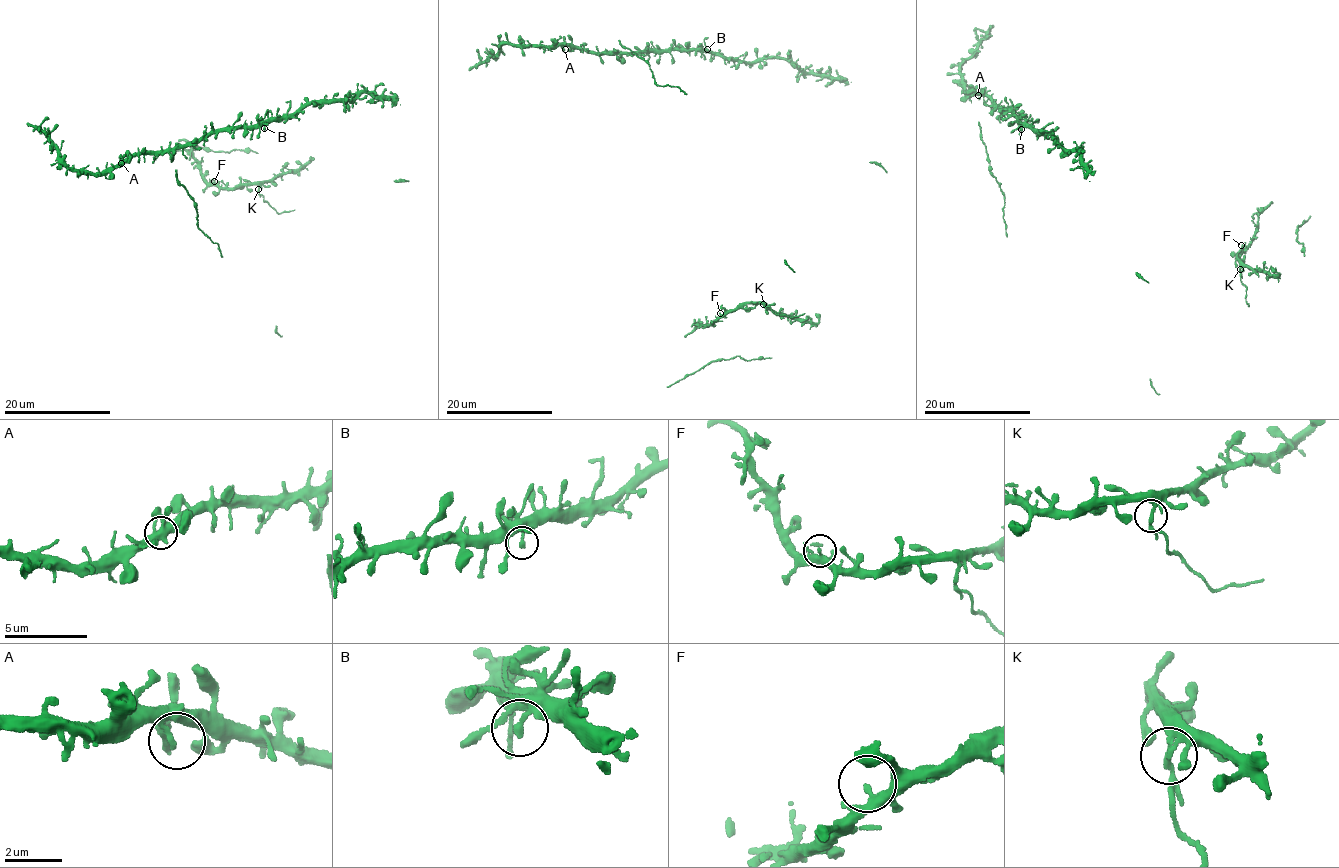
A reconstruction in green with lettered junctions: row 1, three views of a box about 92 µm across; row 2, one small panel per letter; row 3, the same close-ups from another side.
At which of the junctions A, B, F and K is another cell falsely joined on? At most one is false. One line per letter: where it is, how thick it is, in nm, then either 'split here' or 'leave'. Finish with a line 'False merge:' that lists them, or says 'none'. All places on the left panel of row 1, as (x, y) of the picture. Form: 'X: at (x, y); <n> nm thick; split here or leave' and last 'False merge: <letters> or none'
A: at (121, 163); 200 nm thick; leave
B: at (264, 128); 220 nm thick; leave
F: at (214, 181); 220 nm thick; leave
K: at (258, 189); 190 nm thick; split here
False merge: K

